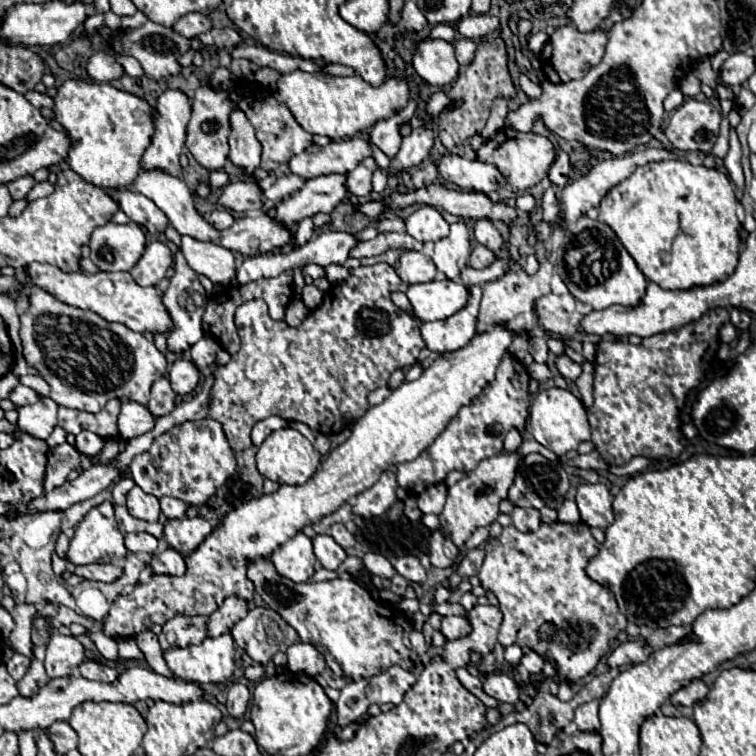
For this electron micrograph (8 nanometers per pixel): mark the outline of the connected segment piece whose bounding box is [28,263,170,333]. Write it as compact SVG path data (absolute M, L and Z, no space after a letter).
M32 263L28 267L28 275L32 277L32 283L46 289L50 295L58 297L58 301L90 309L98 313L106 321L118 321L126 325L132 331L150 331L150 333L168 333L170 331L170 315L166 313L166 307L162 305L162 299L158 297L154 287L142 287L138 285L130 273L106 273L100 271L96 275L90 273L62 273L58 267Z

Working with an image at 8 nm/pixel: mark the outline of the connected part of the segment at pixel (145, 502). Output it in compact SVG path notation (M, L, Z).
M134 485L128 491L126 507L128 507L130 515L134 515L136 519L144 519L150 523L160 519L160 501L150 493L144 493L138 485Z

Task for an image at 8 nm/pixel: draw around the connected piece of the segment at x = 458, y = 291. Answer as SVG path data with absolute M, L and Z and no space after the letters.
M450 279L410 285L406 291L420 321L438 321L454 315L468 303L468 289Z

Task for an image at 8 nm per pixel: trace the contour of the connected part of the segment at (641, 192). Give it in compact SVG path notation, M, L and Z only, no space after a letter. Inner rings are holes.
M666 159L638 167L626 181L610 189L600 203L598 219L614 229L626 251L650 281L662 285L662 289L690 289L694 285L722 281L734 273L740 249L740 221L736 217L736 207L738 201L732 183L724 173L704 165L694 167L686 161Z

